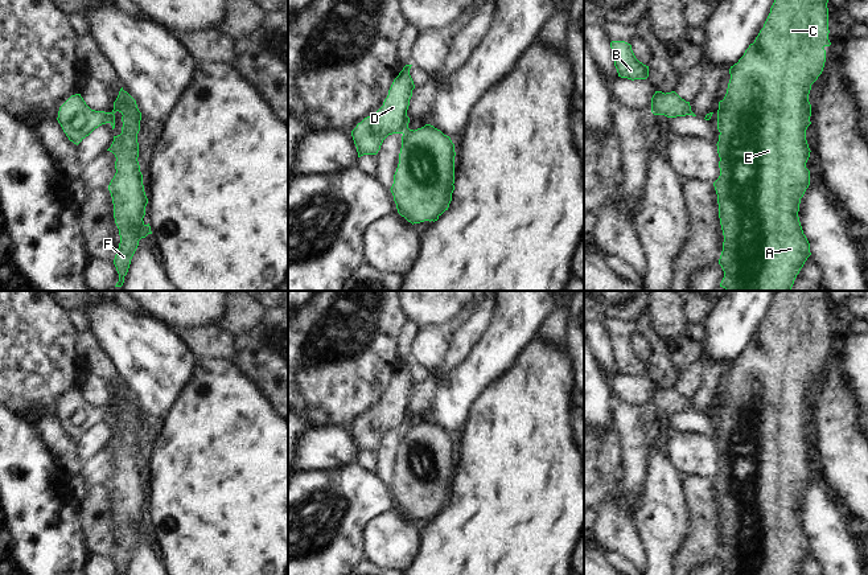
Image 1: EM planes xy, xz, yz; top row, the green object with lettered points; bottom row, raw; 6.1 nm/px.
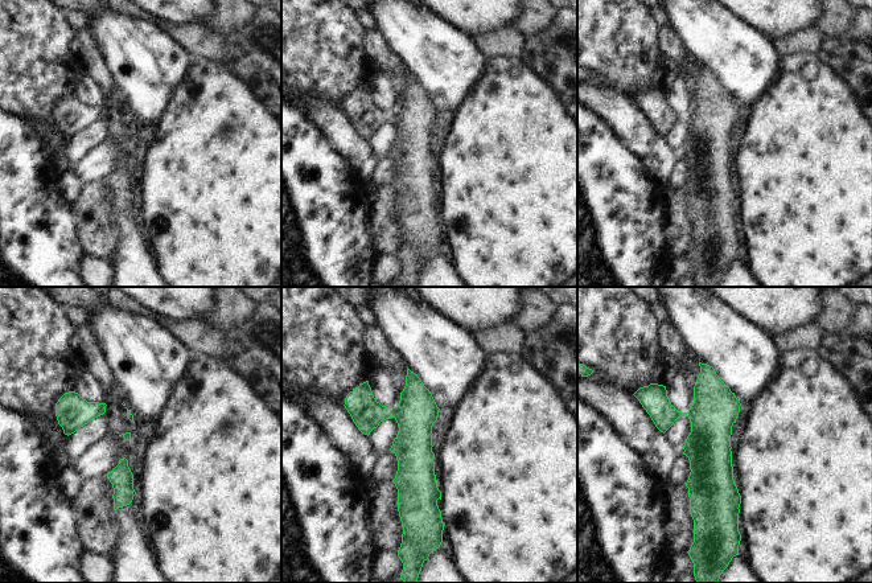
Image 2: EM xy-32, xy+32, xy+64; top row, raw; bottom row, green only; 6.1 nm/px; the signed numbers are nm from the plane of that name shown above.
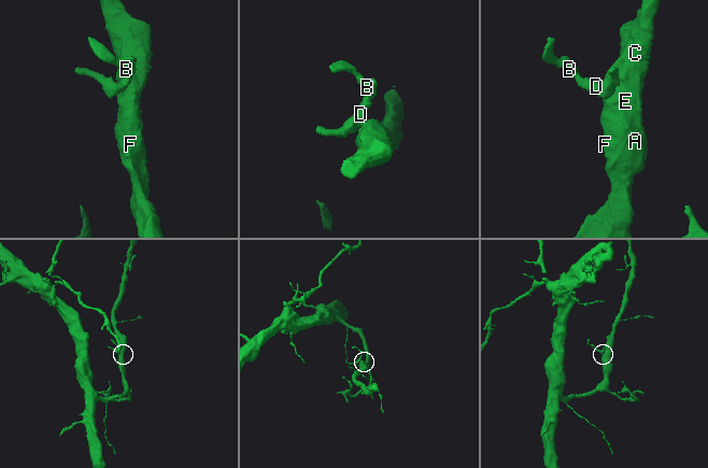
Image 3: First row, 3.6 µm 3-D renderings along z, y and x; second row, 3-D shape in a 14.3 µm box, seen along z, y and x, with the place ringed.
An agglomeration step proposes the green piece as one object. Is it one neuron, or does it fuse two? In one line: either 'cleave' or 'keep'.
cleave

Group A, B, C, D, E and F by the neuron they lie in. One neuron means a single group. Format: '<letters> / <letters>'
A C E F / B D

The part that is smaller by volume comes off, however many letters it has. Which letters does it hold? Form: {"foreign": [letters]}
{"foreign": ["B", "D"]}

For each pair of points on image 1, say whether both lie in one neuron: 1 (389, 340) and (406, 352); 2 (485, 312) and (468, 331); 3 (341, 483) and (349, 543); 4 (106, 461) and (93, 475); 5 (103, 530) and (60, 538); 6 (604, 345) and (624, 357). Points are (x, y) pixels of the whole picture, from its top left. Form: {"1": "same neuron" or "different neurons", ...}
{"1": "different neurons", "2": "same neuron", "3": "same neuron", "4": "same neuron", "5": "different neurons", "6": "different neurons"}

